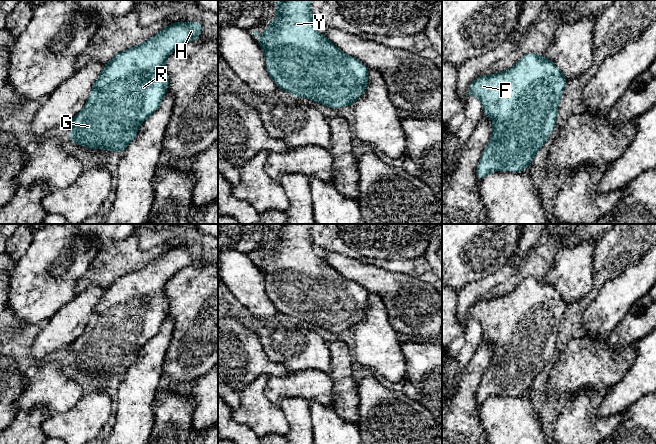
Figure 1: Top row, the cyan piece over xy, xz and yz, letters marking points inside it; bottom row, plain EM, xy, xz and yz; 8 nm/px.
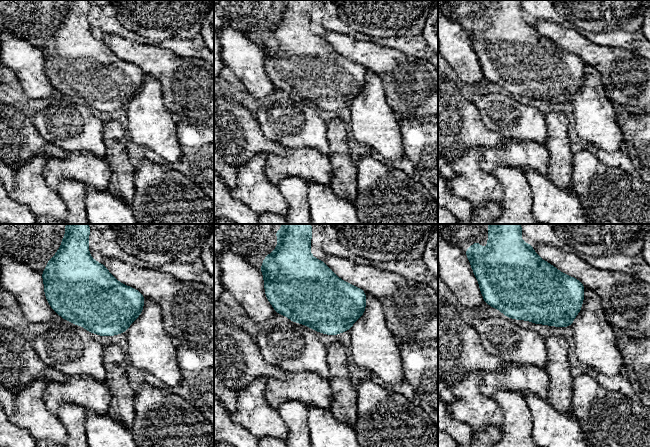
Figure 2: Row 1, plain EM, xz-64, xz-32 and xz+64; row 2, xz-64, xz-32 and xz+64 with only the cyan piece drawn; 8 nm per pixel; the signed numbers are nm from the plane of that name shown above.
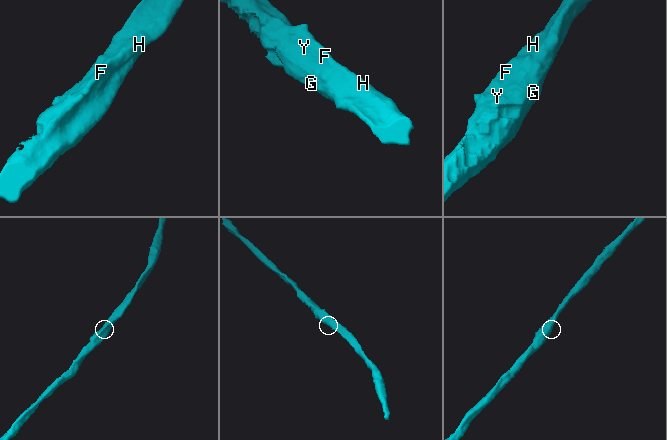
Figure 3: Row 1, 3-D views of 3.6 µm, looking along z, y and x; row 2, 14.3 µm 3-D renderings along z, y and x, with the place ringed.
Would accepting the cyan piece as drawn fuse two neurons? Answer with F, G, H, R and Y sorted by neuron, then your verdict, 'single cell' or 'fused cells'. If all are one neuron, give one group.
groups F G H R Y; single cell

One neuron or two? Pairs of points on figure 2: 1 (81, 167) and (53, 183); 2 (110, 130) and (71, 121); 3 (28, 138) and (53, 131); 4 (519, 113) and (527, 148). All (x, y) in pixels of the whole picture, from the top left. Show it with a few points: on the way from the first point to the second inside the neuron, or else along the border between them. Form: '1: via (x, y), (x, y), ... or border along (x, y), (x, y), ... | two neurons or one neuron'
1: via (74, 167), (66, 168), (58, 176) | one neuron
2: border along (103, 123), (103, 143), (106, 151) | two neurons
3: border along (32, 121), (38, 132), (46, 140), (61, 148) | two neurons
4: border along (504, 137), (517, 140), (531, 140), (544, 144) | two neurons

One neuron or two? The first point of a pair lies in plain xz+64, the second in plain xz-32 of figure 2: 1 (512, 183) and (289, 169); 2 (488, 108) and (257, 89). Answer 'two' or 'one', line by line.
1: two
2: two

